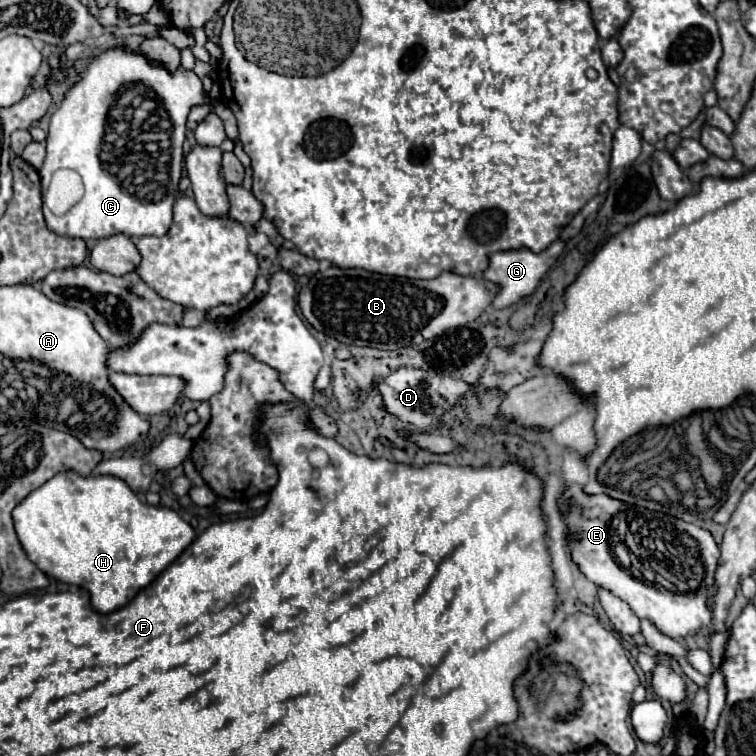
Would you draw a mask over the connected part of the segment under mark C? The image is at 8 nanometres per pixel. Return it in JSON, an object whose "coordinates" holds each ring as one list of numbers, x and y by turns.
{"coordinates":[[129,45,103,49,87,65,85,75,67,91,61,105,51,115,47,133,47,155,39,171,43,193,47,191,53,171,67,167,75,169,83,177,85,195,65,215,55,215,44,206,47,227,59,235,81,239,103,239,115,233,125,233,129,237,165,235,171,225,171,207,183,169,187,117,193,107,203,103,219,105,219,101,213,99,209,91,205,91,201,79,193,71,183,67,179,67,177,71,169,71,163,63,153,63,147,55,135,53,135,49,131,49]]}

